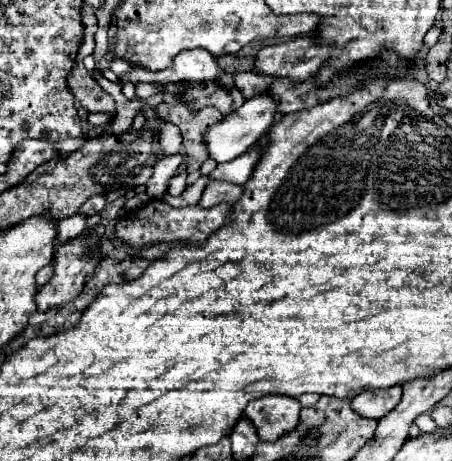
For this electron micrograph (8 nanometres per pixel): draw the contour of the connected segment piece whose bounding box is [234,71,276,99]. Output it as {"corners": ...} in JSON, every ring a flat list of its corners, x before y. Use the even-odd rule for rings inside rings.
{"corners":[[248,71,248,73,238,73,238,75,234,75,234,85,236,85,236,87,244,93,244,97,248,99,248,97,254,97,254,95,266,91,268,85,272,85,274,79,276,79,276,77,260,77,258,73]]}

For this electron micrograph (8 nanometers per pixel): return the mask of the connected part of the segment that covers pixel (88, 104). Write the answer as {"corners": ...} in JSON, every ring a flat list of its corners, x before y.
{"corners":[[80,63,74,65,74,69,68,73,68,85,74,97,80,101,80,105,90,113,110,113,112,119,116,117,116,103,114,99,96,83,96,79,84,69,80,71]]}

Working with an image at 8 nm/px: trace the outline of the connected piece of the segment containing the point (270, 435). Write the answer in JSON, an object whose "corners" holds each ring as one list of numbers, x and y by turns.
{"corners":[[258,397,250,401,244,415,254,423,260,439,274,441,298,425,300,401,296,397]]}

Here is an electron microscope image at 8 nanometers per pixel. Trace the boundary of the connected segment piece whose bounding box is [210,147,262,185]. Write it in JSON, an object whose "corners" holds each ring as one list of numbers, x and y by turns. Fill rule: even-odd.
{"corners":[[254,147,248,153,244,153,244,157,236,157,236,161,228,161,228,165,218,165,210,173,210,177,244,185,244,181,248,181,248,177,252,175,252,169,256,167,256,161,260,161,260,153,262,153,262,147]]}

